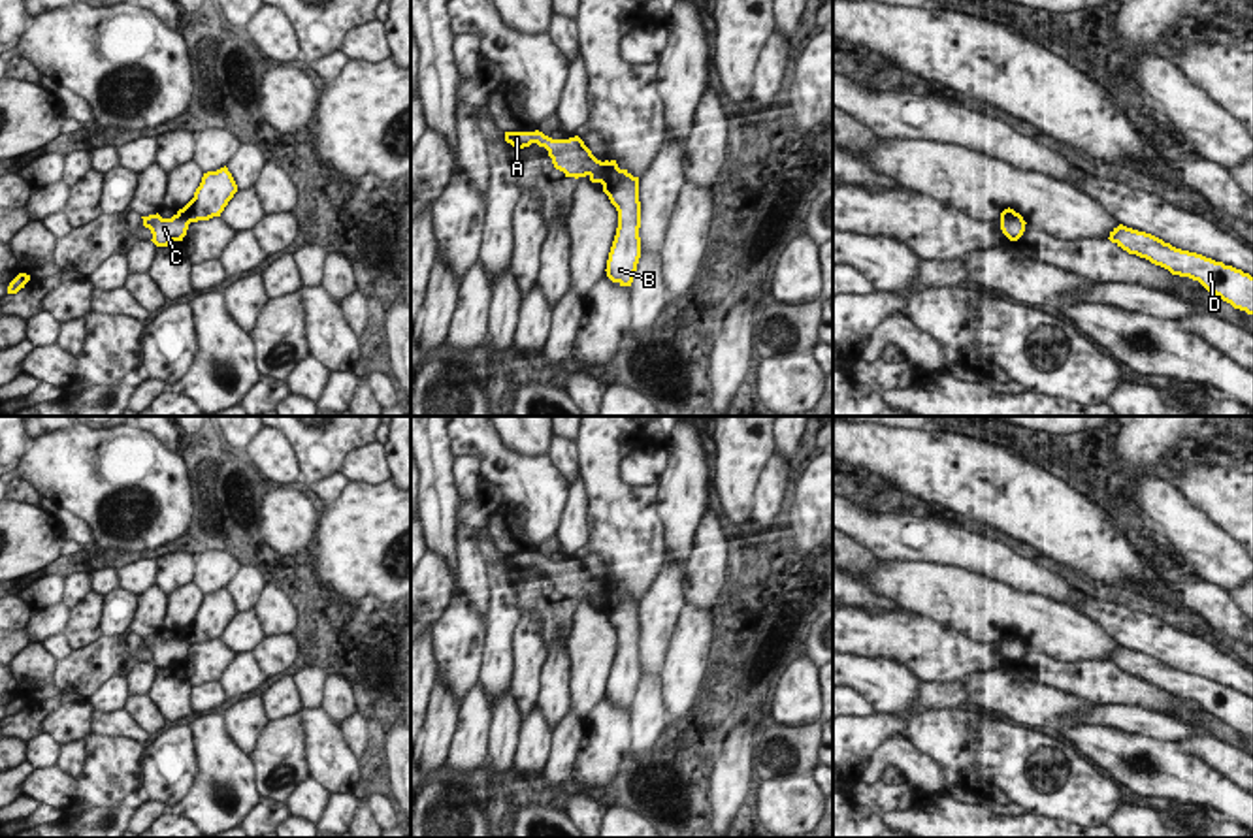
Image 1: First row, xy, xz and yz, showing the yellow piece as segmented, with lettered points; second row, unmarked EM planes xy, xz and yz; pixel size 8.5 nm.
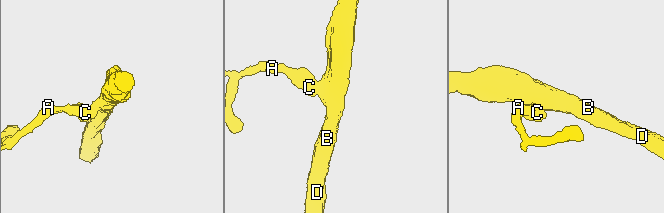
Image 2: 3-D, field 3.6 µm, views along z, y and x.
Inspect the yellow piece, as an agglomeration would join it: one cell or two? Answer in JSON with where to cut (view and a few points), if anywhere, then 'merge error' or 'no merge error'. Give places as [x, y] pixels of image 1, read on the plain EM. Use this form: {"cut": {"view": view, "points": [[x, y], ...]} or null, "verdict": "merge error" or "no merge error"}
{"cut": {"view": "xz", "points": [[600, 584], [605, 596], [602, 603]]}, "verdict": "merge error"}

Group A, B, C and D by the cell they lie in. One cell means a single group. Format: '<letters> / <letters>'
A C / B D

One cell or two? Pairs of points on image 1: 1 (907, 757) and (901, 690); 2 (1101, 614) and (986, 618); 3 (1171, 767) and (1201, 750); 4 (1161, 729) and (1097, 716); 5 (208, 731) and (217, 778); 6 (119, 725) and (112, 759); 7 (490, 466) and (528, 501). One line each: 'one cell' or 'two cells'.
1: two cells
2: two cells
3: two cells
4: one cell
5: one cell
6: two cells
7: one cell

